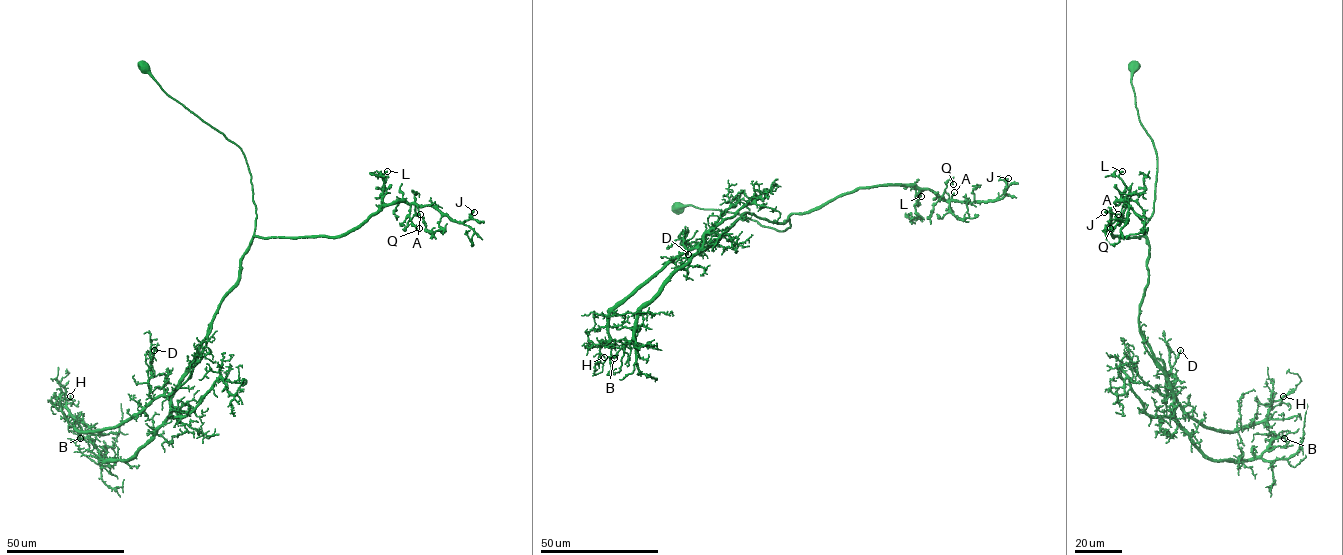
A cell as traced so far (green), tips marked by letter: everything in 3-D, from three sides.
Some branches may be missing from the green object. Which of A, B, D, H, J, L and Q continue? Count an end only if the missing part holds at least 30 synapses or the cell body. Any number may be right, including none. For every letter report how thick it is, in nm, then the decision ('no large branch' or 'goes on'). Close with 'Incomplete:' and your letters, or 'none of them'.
A: 130 nm | no large branch
B: 100 nm | no large branch
D: 240 nm | goes on
H: 200 nm | no large branch
J: 420 nm | no large branch
L: 320 nm | no large branch
Q: 190 nm | no large branch
Incomplete: D

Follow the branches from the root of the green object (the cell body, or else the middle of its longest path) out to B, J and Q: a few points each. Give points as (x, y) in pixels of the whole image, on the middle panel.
B: (677, 208), (790, 226), (789, 218), (744, 213), (638, 311), (633, 338), (614, 358)
J: (677, 208), (719, 209), (783, 231), (792, 214), (859, 188), (916, 185), (947, 200), (986, 202), (1008, 178)
Q: (677, 208), (719, 209), (783, 231), (792, 214), (859, 188), (916, 185), (944, 200), (946, 182), (953, 184)

